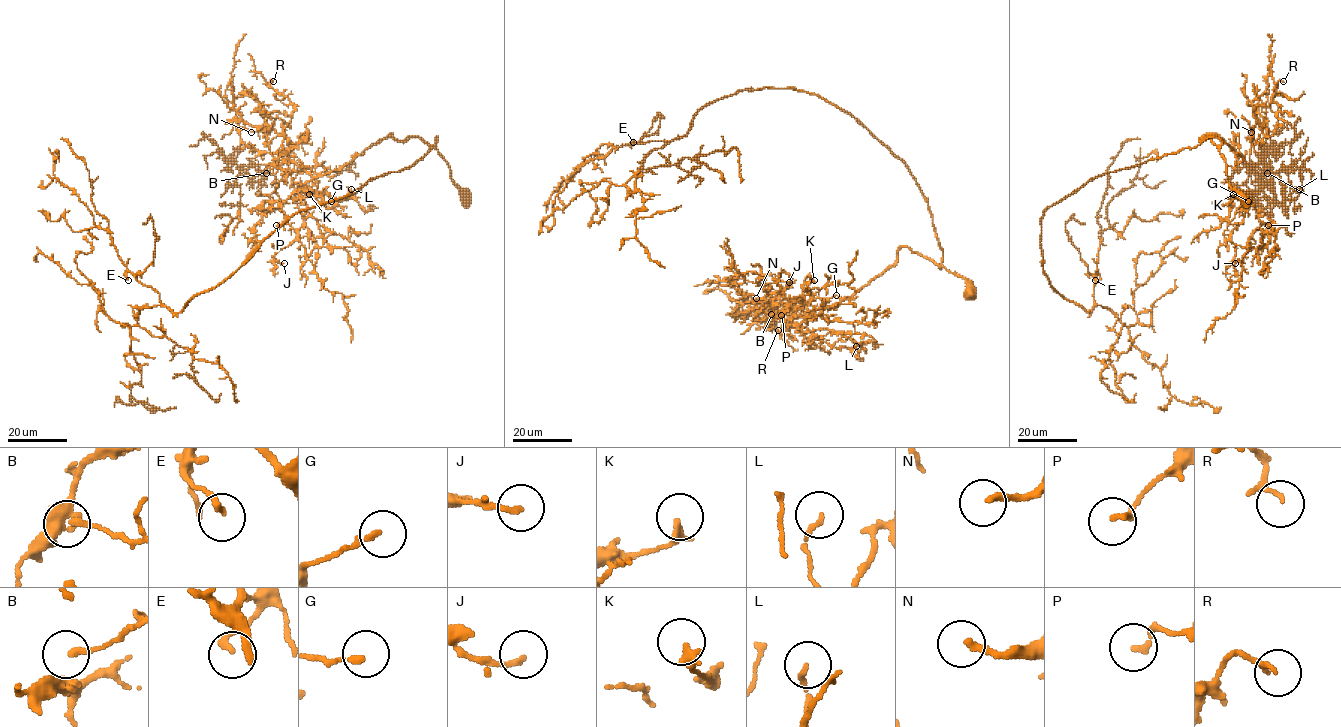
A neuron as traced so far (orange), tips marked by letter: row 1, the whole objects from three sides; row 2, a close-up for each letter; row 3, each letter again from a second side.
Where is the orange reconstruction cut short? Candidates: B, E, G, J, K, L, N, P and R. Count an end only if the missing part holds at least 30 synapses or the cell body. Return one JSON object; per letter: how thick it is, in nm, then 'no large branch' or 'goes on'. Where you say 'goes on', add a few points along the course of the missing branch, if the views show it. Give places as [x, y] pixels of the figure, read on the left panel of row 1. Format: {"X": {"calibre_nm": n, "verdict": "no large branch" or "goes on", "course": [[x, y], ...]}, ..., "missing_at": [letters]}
{"B": {"calibre_nm": 150, "verdict": "no large branch"}, "E": {"calibre_nm": 170, "verdict": "no large branch"}, "G": {"calibre_nm": 150, "verdict": "no large branch"}, "J": {"calibre_nm": 160, "verdict": "no large branch"}, "K": {"calibre_nm": 200, "verdict": "no large branch"}, "L": {"calibre_nm": 150, "verdict": "no large branch"}, "N": {"calibre_nm": 190, "verdict": "goes on", "course": [[251, 132], [232, 133], [228, 129], [221, 134], [213, 123], [216, 120]]}, "P": {"calibre_nm": 180, "verdict": "no large branch"}, "R": {"calibre_nm": 100, "verdict": "no large branch"}, "missing_at": ["N"]}

